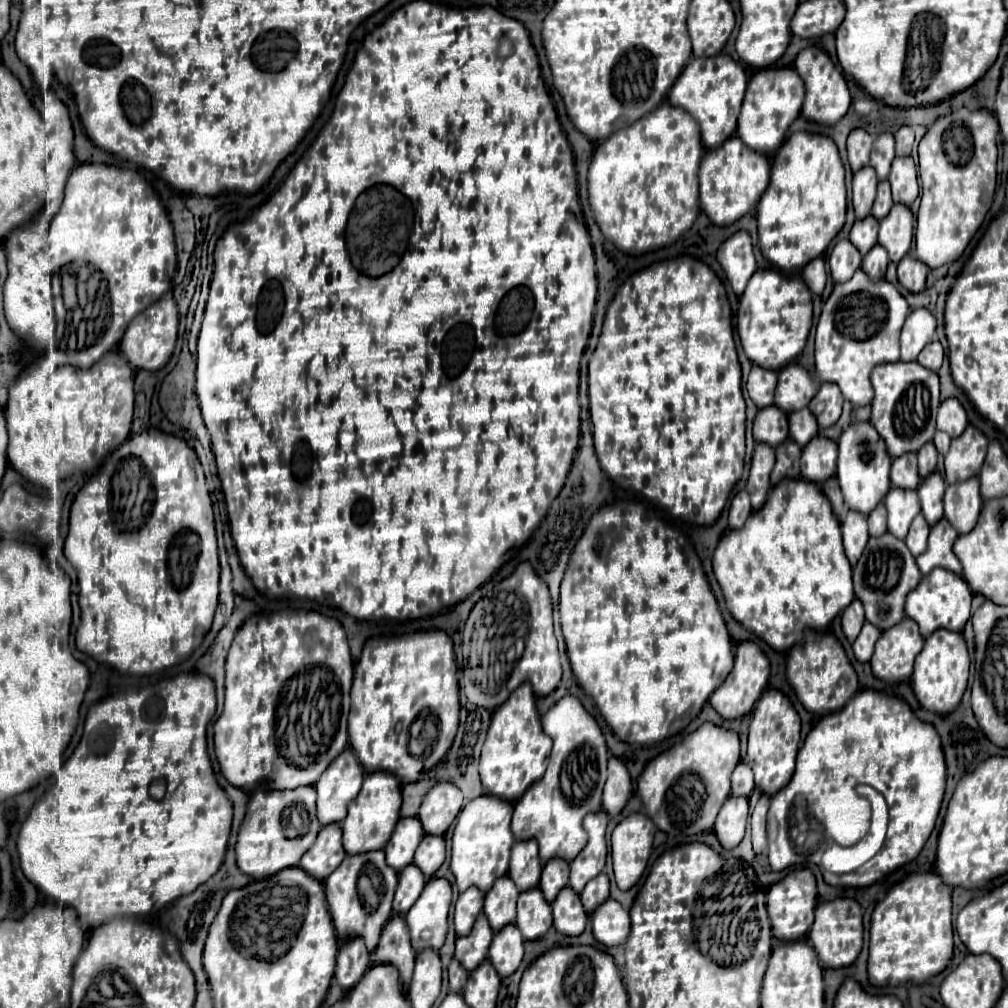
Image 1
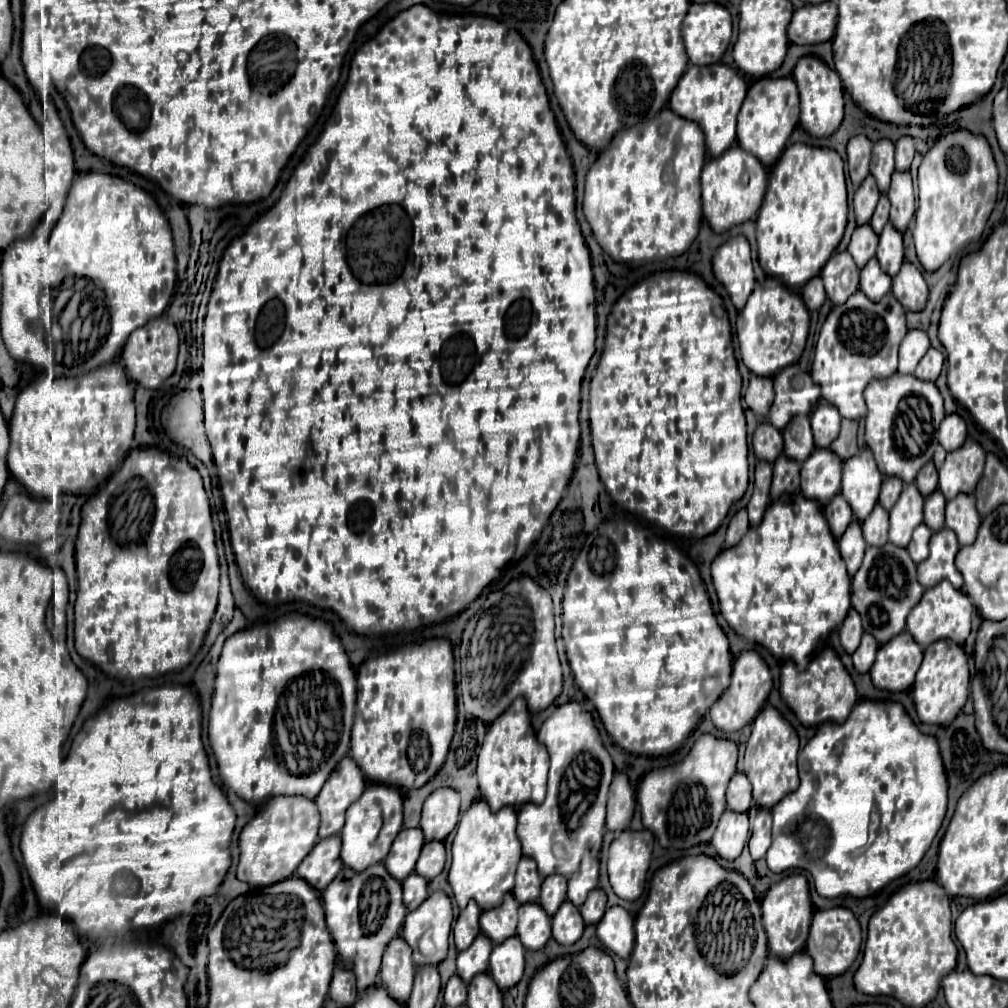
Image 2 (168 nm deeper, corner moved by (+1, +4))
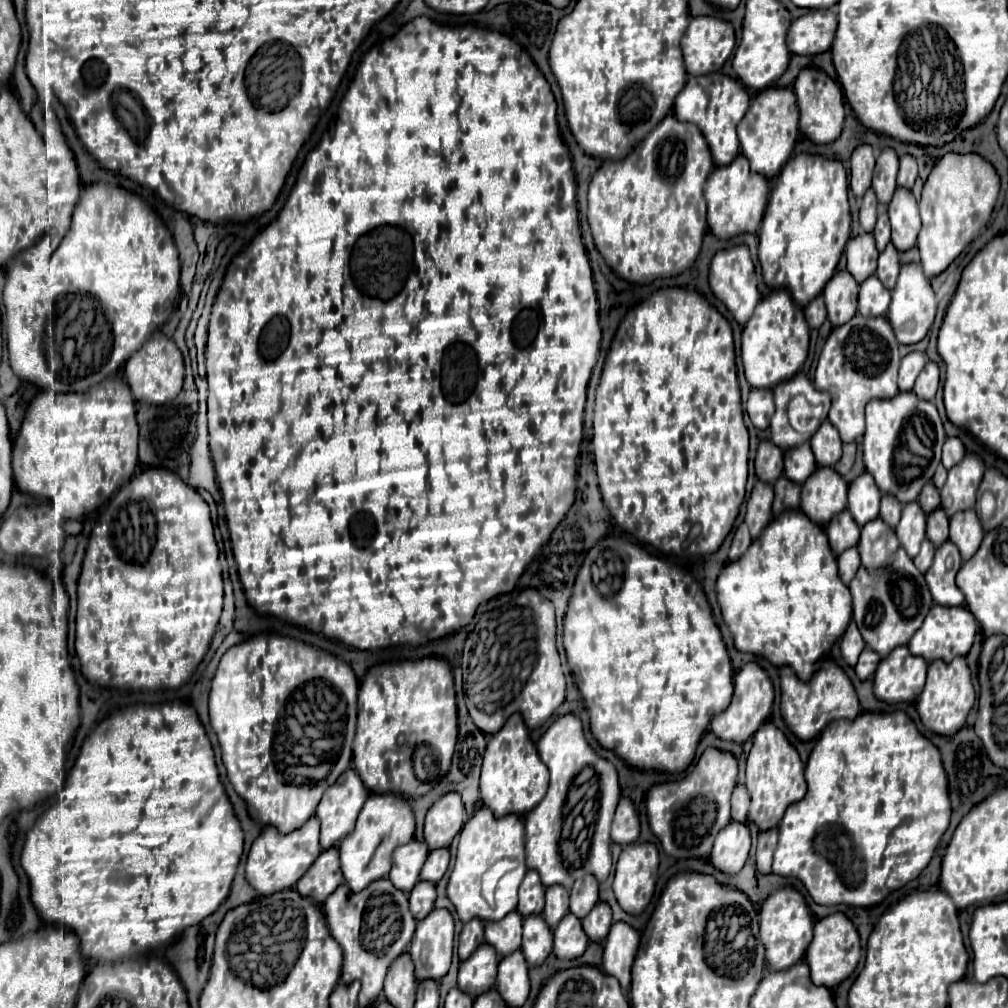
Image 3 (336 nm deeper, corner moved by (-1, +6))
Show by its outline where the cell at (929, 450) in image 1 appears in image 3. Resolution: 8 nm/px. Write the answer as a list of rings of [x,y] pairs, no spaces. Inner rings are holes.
[[[928,482],[928,486],[924,486],[924,490],[920,492],[918,504],[920,504],[924,514],[930,514],[930,512],[938,510],[938,506],[940,506],[940,492],[936,490],[936,486],[932,482]]]

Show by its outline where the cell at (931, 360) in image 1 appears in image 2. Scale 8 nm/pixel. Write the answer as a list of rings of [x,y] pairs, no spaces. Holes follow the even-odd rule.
[[[930,346],[928,352],[924,354],[924,358],[918,362],[914,374],[916,374],[918,378],[922,378],[922,380],[932,380],[932,382],[934,382],[934,380],[938,378],[940,370],[942,370],[942,364],[944,364],[942,352]]]

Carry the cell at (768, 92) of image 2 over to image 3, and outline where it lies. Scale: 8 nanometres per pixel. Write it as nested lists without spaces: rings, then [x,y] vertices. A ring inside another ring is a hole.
[[[772,88],[764,90],[764,94],[756,94],[746,116],[738,124],[738,140],[742,154],[748,158],[754,172],[764,178],[774,178],[780,174],[782,166],[788,162],[794,142],[798,136],[798,110],[796,96],[792,88]]]

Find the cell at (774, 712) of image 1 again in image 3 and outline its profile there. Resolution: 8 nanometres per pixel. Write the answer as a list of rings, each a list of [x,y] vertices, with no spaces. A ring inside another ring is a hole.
[[[772,722],[762,724],[760,730],[754,734],[754,746],[750,750],[748,766],[746,766],[746,788],[752,800],[748,810],[748,822],[754,822],[760,832],[776,828],[786,808],[794,802],[800,802],[806,796],[804,764],[796,748]]]

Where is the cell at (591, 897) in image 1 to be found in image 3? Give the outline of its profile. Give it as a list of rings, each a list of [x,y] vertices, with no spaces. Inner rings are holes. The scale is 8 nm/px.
[[[596,904],[592,908],[592,914],[582,920],[582,928],[590,942],[604,942],[612,926],[612,910],[608,904]]]

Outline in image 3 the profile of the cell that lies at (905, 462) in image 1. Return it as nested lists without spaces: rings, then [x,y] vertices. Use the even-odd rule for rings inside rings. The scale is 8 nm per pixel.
[[[882,498],[880,518],[882,518],[888,526],[896,528],[898,522],[900,522],[900,516],[902,516],[902,508],[904,508],[904,506],[900,506],[900,502],[896,502],[896,498]]]

